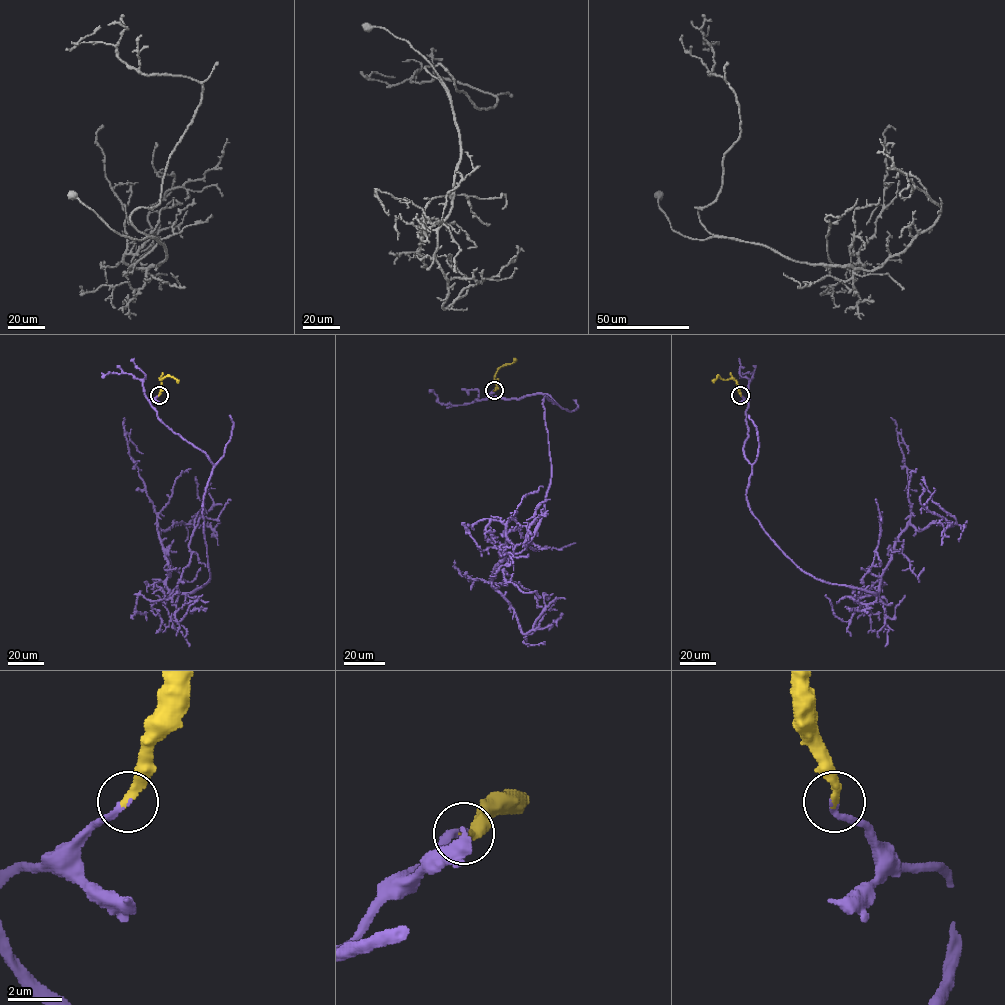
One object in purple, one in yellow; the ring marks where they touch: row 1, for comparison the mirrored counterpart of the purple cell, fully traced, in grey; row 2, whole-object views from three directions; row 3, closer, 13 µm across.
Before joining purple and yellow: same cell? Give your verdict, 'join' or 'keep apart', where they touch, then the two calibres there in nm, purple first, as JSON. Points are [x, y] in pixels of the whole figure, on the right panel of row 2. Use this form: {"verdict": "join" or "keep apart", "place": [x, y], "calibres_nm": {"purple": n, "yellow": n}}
{"verdict": "join", "place": [740, 395], "calibres_nm": {"purple": 170, "yellow": 360}}

